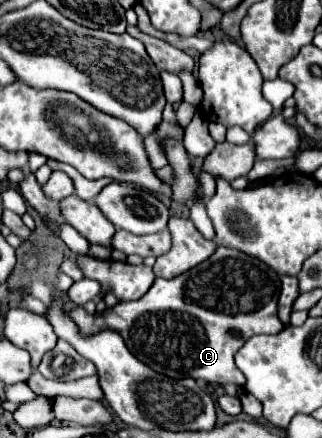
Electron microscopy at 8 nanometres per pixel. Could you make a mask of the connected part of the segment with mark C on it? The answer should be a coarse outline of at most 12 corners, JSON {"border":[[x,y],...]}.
{"border":[[218,246],[140,300],[70,312],[134,334],[170,378],[244,384],[232,356],[282,332],[278,274]]}

